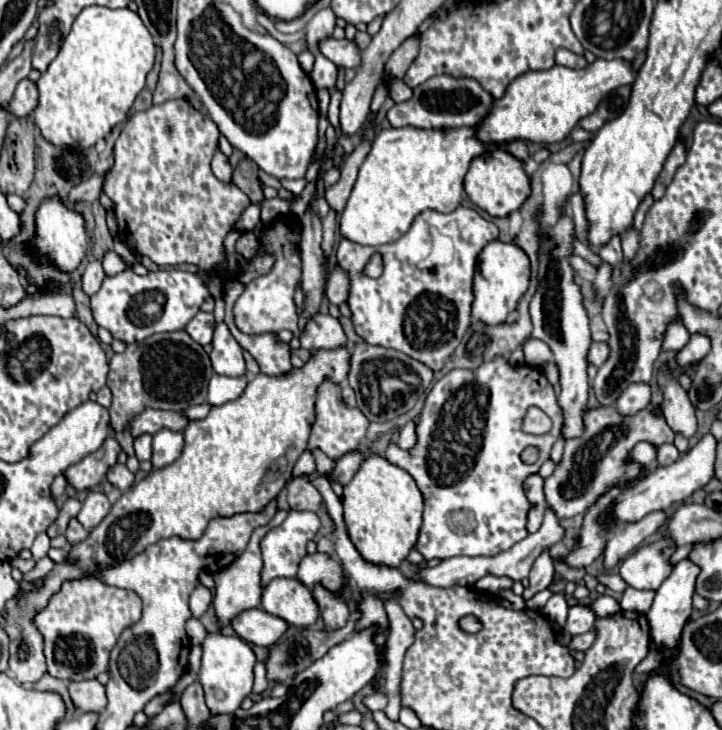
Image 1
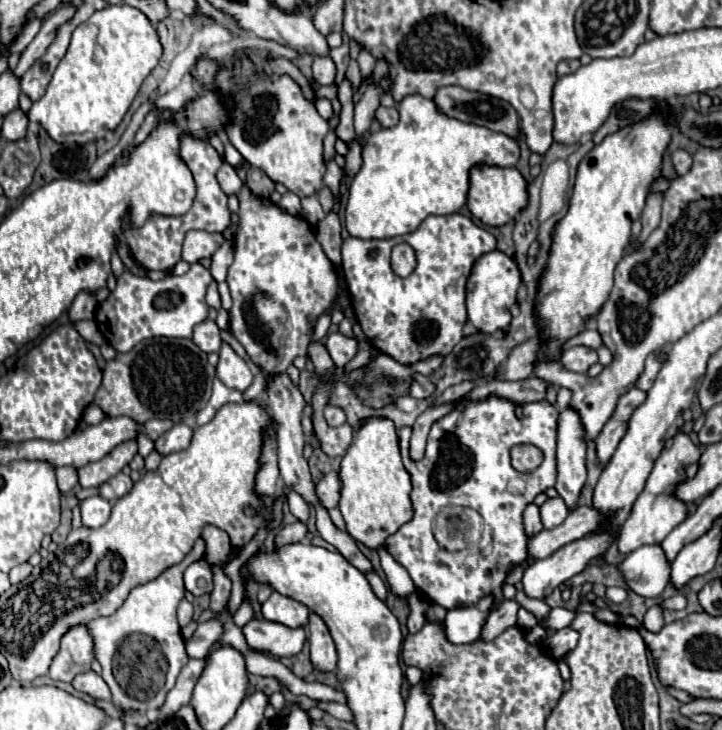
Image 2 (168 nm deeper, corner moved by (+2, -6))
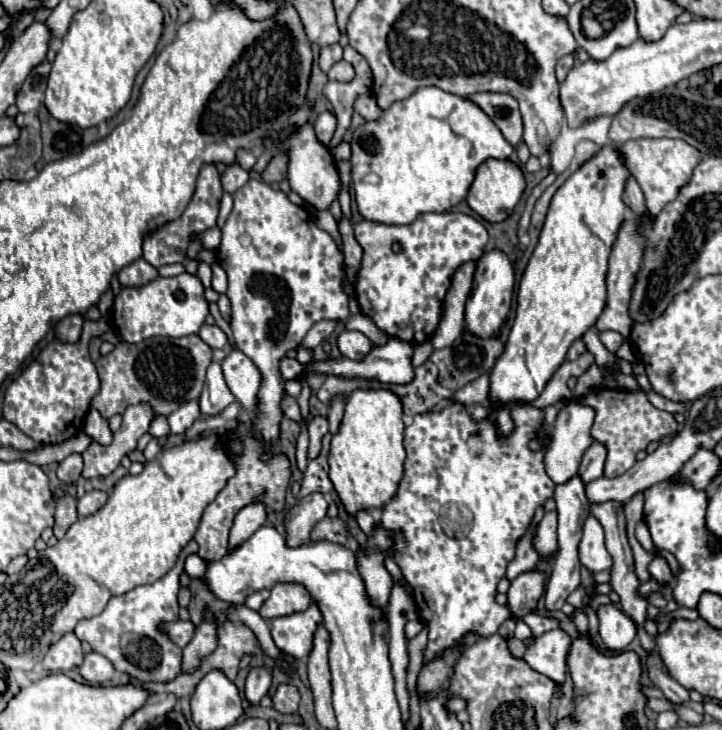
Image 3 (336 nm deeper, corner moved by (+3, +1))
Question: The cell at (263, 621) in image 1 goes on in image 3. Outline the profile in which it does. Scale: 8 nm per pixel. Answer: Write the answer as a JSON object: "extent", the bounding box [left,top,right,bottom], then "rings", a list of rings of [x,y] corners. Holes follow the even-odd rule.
{"extent":[270,603,322,659],"rings":[[[312,603],[304,613],[272,619],[270,621],[272,639],[282,653],[302,659],[312,649],[312,633],[320,625],[320,621],[322,621],[322,615],[318,607]]]}

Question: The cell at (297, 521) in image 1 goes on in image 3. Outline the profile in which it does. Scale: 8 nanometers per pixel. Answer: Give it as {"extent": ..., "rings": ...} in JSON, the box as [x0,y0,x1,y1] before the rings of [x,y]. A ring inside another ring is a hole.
{"extent":[246,589,270,611],"rings":[[[262,589],[262,591],[256,591],[256,593],[252,593],[248,599],[246,599],[246,607],[248,609],[254,609],[254,611],[258,611],[260,609],[260,605],[268,599],[268,595],[270,595],[270,591],[268,589]]]}

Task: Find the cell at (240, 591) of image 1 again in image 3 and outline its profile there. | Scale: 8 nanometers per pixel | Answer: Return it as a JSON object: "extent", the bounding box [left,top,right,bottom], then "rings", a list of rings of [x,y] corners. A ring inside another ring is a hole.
{"extent":[162,621,196,647],"rings":[[[174,621],[174,623],[162,625],[162,627],[168,631],[172,641],[176,641],[176,645],[180,645],[180,647],[186,647],[196,633],[196,627],[192,621]]]}

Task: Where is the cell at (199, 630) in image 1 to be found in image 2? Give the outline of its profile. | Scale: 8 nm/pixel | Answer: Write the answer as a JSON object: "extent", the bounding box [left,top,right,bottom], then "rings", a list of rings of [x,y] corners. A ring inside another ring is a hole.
{"extent":[177,600,193,626],"rings":[[[181,600],[179,608],[177,608],[177,616],[179,616],[179,626],[187,626],[193,618],[193,606],[187,600]]]}

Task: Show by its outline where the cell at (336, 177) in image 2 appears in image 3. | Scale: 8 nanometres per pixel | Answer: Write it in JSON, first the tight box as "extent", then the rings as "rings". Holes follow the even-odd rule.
{"extent":[324,47,372,151],"rings":[[[344,47],[344,59],[348,63],[354,65],[356,69],[356,77],[350,83],[340,83],[340,85],[326,85],[324,87],[324,95],[330,99],[336,119],[338,119],[338,127],[334,131],[332,141],[328,143],[328,149],[334,151],[334,147],[342,141],[346,129],[350,127],[352,115],[354,115],[354,101],[364,95],[370,93],[370,85],[372,85],[372,71],[368,61],[352,47]]]}

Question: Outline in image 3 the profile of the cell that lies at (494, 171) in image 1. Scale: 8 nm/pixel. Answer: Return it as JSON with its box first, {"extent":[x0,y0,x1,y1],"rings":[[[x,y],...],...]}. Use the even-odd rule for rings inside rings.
{"extent":[466,159,524,223],"rings":[[[486,159],[476,171],[476,177],[468,191],[466,201],[480,217],[494,223],[494,221],[504,221],[510,215],[514,205],[520,201],[522,193],[524,193],[524,175],[516,163],[512,163],[508,159],[506,161]]]}

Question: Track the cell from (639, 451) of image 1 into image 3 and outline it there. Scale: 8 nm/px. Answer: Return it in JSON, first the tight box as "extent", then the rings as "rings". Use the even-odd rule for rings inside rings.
{"extent":[508,571,546,617],"rings":[[[526,571],[512,581],[508,589],[508,605],[514,617],[522,617],[538,605],[540,597],[544,597],[546,579],[544,571]]]}

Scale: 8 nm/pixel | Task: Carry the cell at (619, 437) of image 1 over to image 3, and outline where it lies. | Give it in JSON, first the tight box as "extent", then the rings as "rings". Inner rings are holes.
{"extent":[534,511,558,559],"rings":[[[548,511],[544,519],[538,523],[538,531],[534,537],[534,547],[540,553],[542,559],[546,559],[558,545],[556,545],[556,521],[558,515],[554,511]]]}

